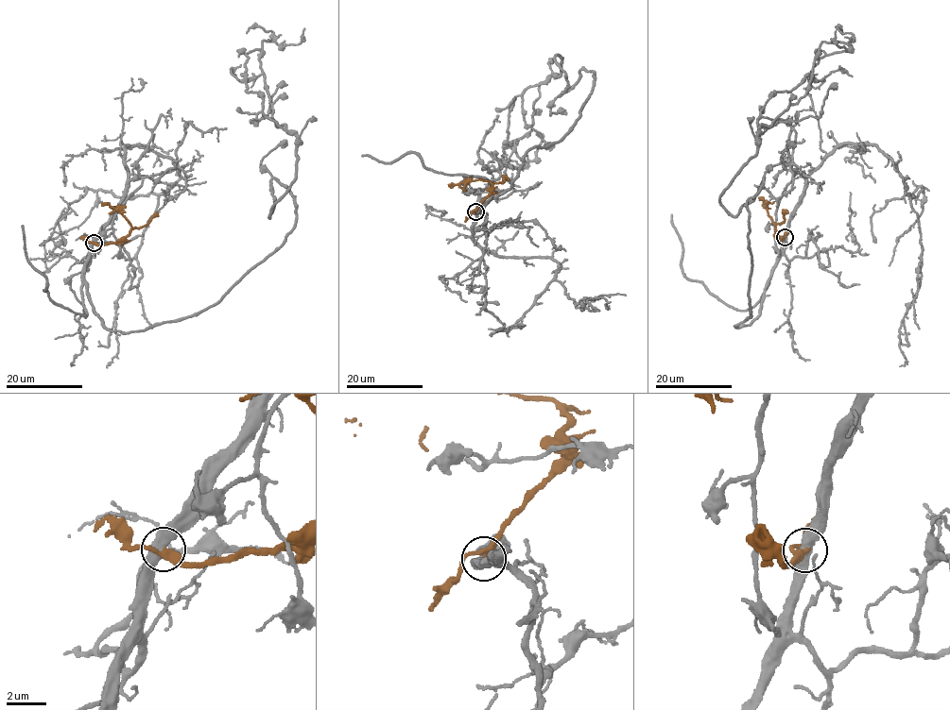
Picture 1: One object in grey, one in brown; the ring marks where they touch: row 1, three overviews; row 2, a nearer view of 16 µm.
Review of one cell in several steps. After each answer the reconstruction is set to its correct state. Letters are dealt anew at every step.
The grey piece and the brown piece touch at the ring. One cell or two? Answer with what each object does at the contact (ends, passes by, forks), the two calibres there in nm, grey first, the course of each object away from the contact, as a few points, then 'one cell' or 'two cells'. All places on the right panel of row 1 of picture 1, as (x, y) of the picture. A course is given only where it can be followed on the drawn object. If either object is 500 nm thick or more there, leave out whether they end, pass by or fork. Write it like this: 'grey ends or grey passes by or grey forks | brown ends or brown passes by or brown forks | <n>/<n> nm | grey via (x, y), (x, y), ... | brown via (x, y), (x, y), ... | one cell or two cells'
500/280 nm | grey via (784, 237), (760, 313), (735, 327), (764, 178), (734, 216), (720, 197), (842, 34) | brown via (784, 237), (779, 238), (763, 199), (759, 197) | two cells

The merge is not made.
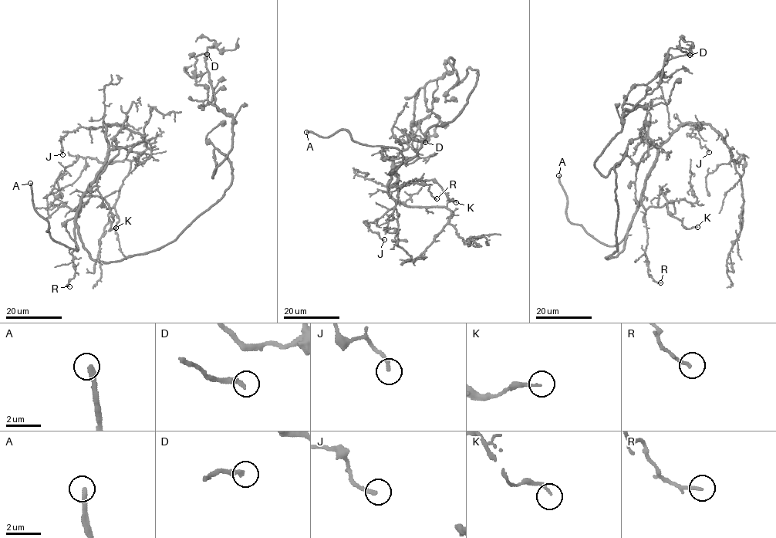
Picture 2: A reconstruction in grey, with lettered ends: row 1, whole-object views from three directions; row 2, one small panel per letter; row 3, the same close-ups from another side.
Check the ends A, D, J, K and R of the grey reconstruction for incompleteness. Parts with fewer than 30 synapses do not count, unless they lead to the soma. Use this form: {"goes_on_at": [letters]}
{"goes_on_at": ["D"]}

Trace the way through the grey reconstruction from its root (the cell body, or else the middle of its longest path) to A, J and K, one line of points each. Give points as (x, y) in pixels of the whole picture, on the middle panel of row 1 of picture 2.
A: (441, 126), (396, 170), (403, 158), (395, 148), (362, 144), (345, 130), (306, 132)
J: (441, 126), (430, 126), (415, 156), (389, 173), (393, 171), (386, 185), (395, 205), (368, 228), (384, 239)
K: (441, 126), (430, 126), (415, 156), (392, 172), (397, 177), (397, 191), (405, 184), (431, 180), (456, 202)

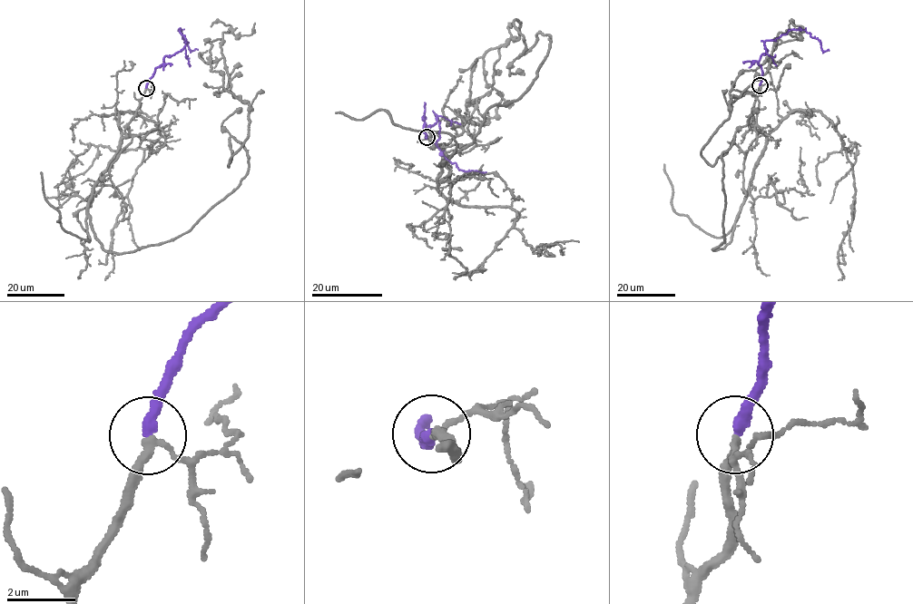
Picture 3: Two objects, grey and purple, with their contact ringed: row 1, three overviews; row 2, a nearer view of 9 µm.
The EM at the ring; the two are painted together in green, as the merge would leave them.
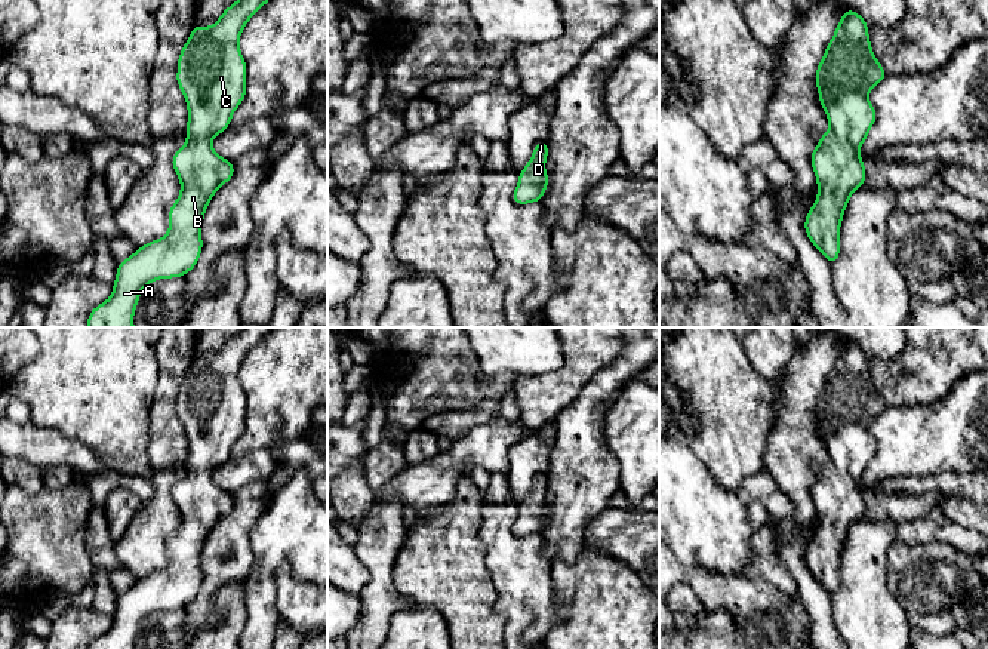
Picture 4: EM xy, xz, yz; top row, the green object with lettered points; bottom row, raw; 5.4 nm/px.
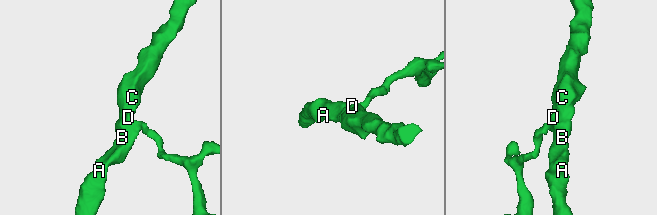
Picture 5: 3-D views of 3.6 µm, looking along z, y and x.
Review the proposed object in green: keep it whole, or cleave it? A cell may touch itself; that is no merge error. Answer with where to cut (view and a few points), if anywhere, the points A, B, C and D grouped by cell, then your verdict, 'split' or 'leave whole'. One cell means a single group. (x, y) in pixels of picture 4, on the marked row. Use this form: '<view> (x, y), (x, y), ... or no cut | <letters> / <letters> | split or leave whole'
no cut | A B C D | leave whole

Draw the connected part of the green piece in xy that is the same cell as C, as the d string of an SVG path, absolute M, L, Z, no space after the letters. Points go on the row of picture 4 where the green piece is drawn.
M237 0L213 27L194 25L178 59L176 81L188 107L188 139L172 157L181 194L169 209L169 231L119 262L113 295L90 311L87 327L135 327L133 313L141 290L157 279L184 277L200 259L204 210L212 196L234 176L234 164L213 151L212 139L231 124L233 113L246 96L246 61L238 49L238 39L249 19L268 1Z

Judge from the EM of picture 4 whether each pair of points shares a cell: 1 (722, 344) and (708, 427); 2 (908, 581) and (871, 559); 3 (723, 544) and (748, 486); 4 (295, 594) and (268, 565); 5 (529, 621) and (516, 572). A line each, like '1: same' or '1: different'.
1: same
2: different
3: different
4: different
5: same

